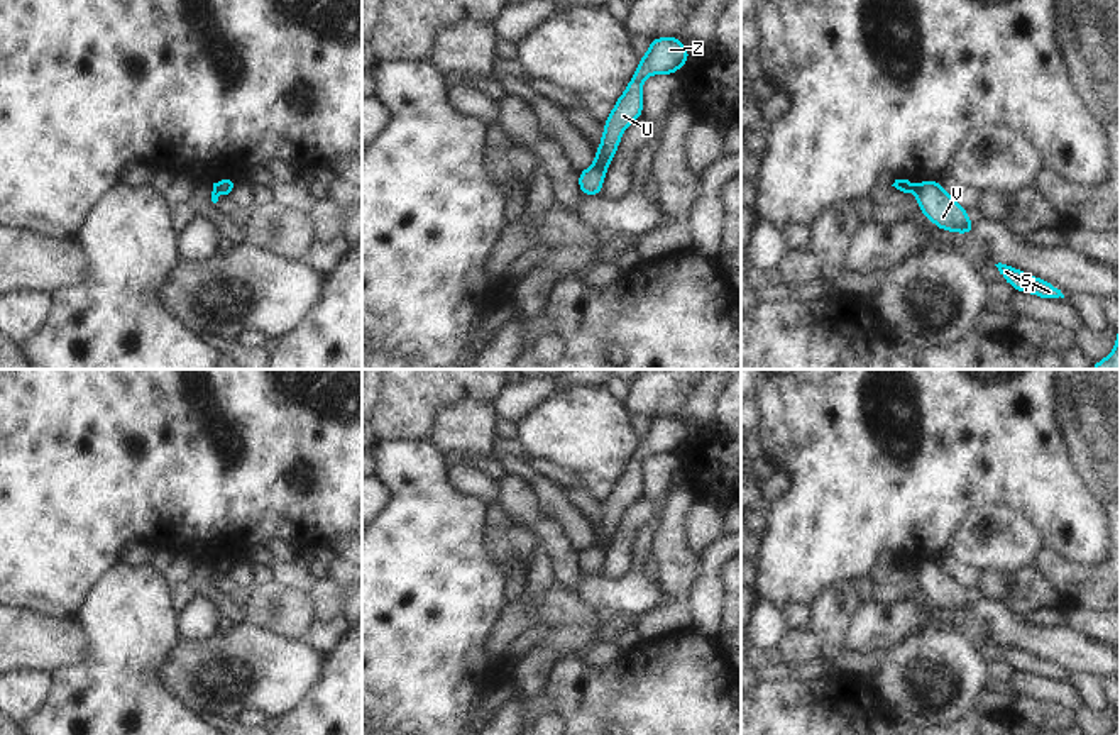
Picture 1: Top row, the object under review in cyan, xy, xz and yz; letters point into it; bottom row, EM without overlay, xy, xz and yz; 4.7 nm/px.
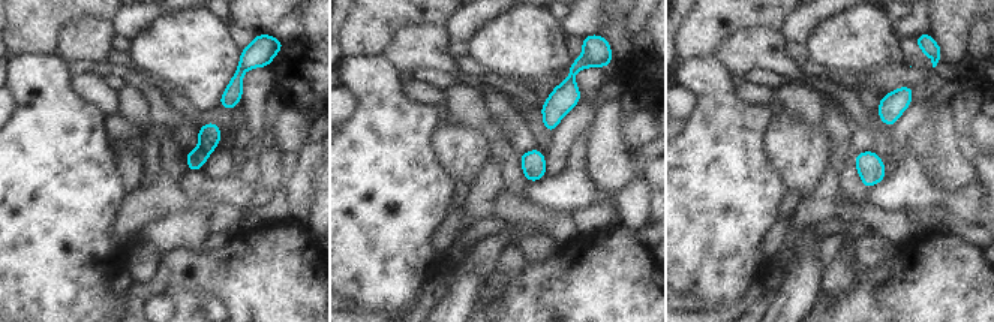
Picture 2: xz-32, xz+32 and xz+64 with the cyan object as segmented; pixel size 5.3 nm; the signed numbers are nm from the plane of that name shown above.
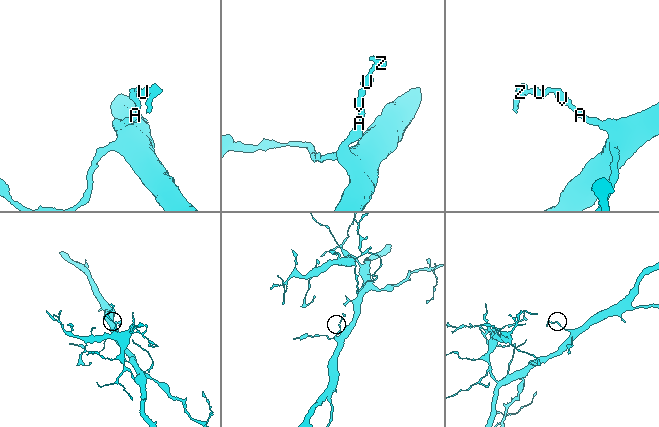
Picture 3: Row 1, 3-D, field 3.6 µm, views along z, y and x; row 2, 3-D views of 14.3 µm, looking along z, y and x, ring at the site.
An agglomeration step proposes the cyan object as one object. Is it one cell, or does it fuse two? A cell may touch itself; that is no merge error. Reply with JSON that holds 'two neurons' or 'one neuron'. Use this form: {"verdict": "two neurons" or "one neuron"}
{"verdict": "two neurons"}

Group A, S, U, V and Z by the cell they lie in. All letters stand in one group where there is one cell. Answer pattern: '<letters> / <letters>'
A S V / U Z

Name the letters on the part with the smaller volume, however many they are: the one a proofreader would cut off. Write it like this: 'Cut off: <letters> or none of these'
Cut off: U, Z

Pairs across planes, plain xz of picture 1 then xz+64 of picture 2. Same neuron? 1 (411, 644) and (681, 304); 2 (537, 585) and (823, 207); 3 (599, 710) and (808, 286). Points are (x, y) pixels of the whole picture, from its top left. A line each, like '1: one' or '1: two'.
1: two
2: one
3: two

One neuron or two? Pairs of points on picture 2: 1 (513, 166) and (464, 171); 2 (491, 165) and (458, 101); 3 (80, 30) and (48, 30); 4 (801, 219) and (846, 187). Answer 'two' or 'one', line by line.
1: two
2: two
3: two
4: two

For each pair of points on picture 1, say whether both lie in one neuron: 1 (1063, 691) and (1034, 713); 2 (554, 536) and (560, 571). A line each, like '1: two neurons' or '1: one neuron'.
1: two neurons
2: one neuron

